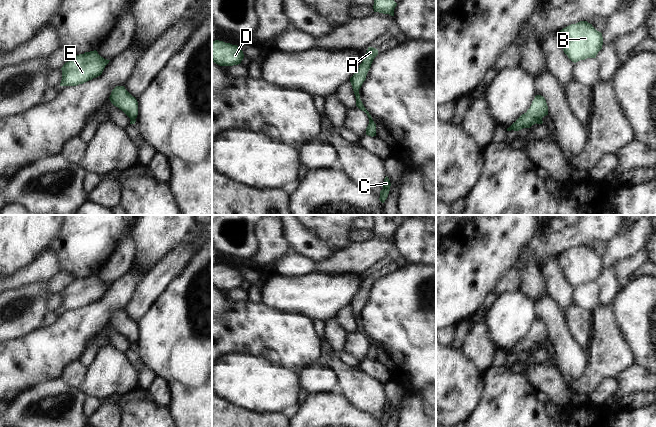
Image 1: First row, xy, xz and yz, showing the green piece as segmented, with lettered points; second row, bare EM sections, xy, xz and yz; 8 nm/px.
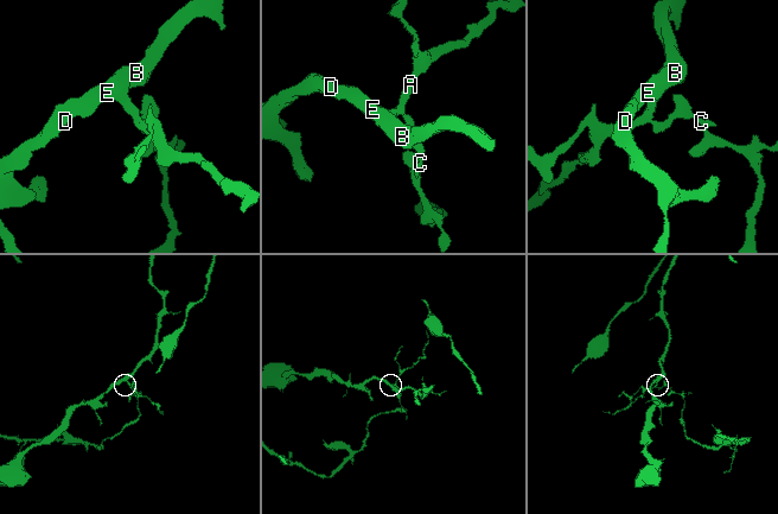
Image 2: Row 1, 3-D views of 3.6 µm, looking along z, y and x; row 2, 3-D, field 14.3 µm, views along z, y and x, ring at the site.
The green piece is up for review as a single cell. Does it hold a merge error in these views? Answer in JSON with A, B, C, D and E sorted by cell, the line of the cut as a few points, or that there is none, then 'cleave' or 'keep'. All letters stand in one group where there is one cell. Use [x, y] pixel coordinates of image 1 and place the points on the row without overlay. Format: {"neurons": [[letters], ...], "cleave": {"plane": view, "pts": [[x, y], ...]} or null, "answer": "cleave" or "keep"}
{"neurons": [["A", "B", "D", "E"], ["C"]], "cleave": {"plane": "xz", "pts": [[358, 316], [354, 317]]}, "answer": "cleave"}

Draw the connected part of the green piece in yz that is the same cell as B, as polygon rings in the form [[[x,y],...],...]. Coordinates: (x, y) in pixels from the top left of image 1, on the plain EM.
[[[587,245],[571,248],[560,254],[559,264],[564,277],[574,287],[596,282],[603,269],[602,257]]]

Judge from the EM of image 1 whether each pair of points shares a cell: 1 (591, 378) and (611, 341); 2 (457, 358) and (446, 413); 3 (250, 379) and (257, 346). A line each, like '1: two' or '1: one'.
1: one
2: one
3: two

